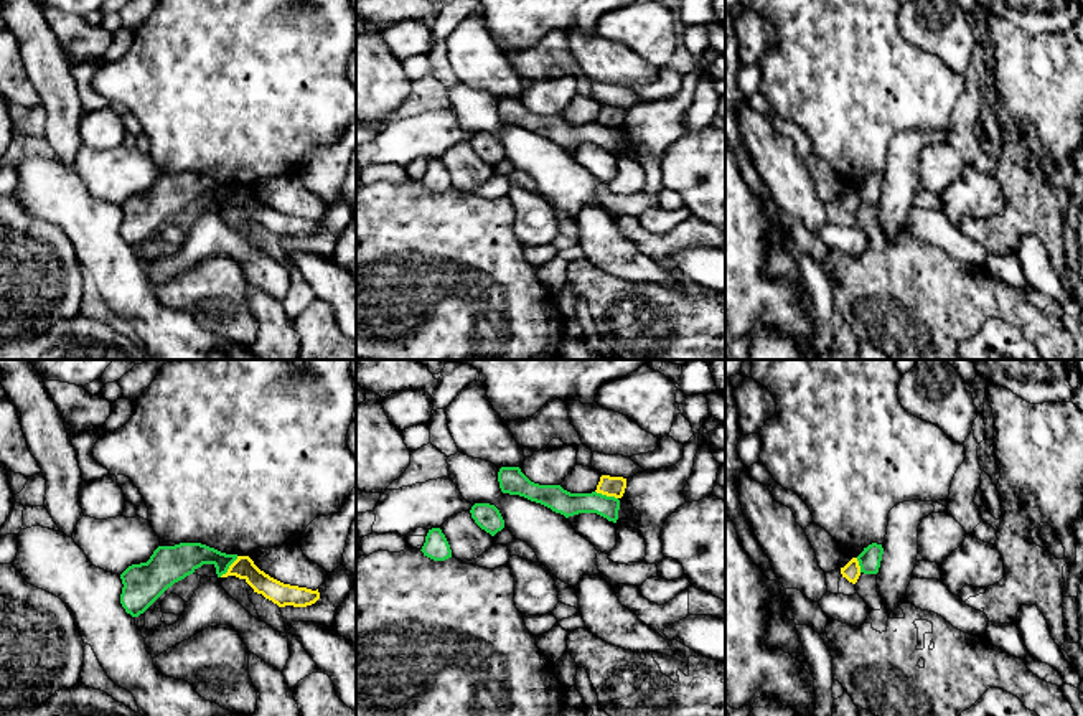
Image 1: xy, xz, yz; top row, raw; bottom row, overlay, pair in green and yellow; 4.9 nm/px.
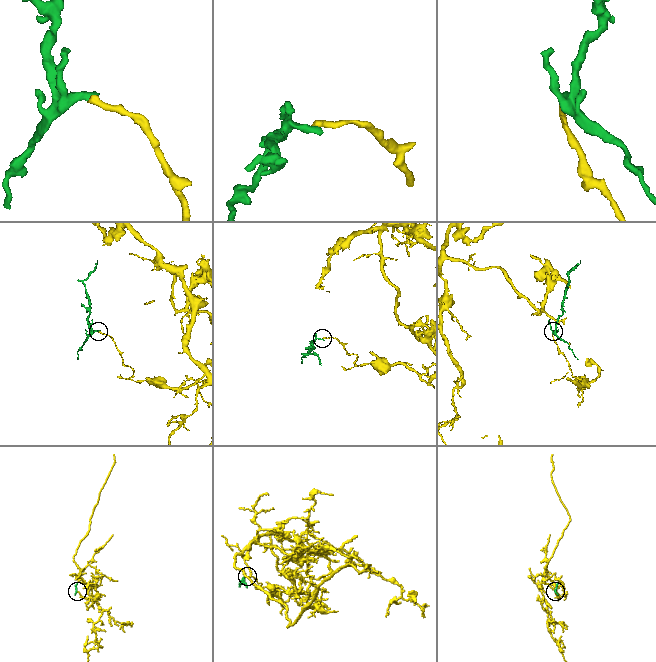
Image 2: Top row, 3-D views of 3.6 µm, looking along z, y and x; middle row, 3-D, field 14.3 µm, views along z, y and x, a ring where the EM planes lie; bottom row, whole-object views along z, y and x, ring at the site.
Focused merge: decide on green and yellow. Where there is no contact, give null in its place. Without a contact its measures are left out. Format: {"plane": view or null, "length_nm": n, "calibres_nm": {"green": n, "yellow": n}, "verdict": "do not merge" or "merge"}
{"plane": "xy", "length_nm": 140, "calibres_nm": {"green": 160, "yellow": 110}, "verdict": "do not merge"}

